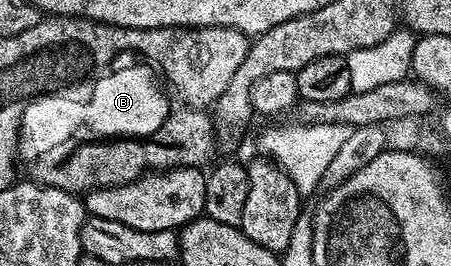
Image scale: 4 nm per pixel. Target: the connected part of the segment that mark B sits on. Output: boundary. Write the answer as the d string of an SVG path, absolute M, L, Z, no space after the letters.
M137 63L130 69L108 71L101 74L94 85L81 91L81 86L73 86L70 90L54 91L50 94L40 95L29 100L24 106L23 115L20 118L19 145L17 154L21 160L26 158L26 125L36 125L32 131L34 143L44 143L50 137L50 147L59 150L62 145L68 143L91 142L97 138L148 138L153 135L165 123L165 119L172 112L165 93L160 89L155 70L146 63Z

